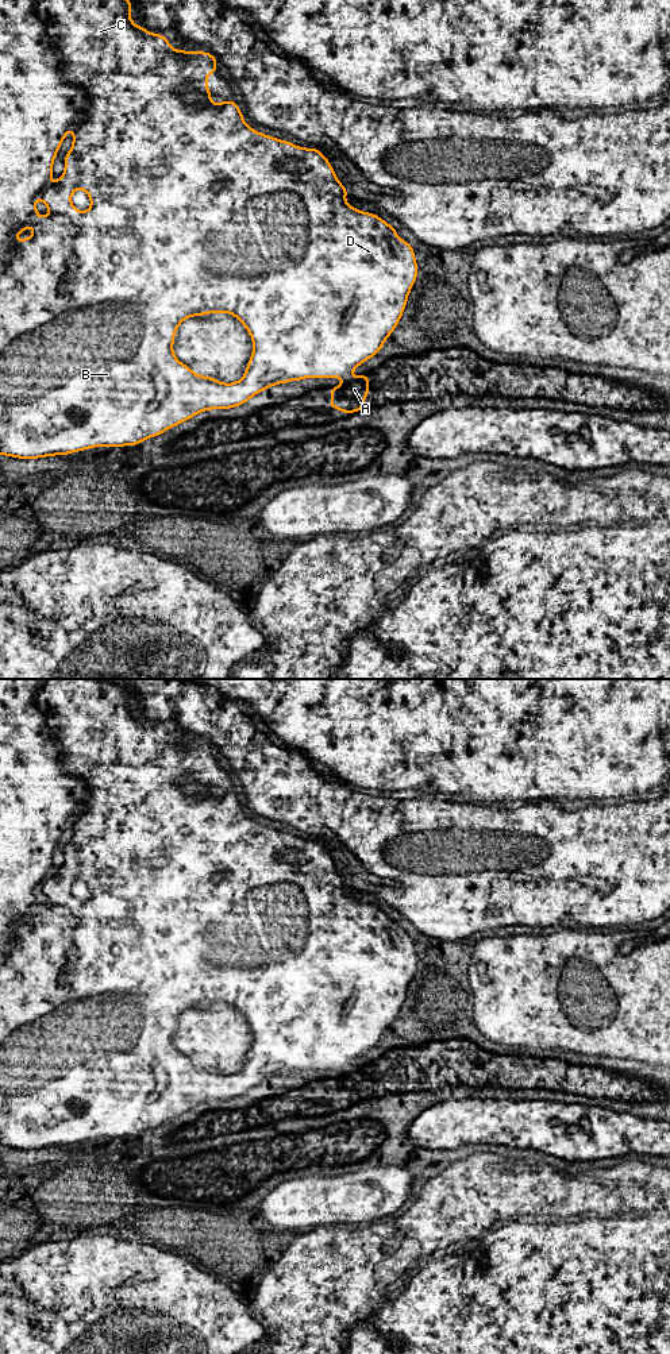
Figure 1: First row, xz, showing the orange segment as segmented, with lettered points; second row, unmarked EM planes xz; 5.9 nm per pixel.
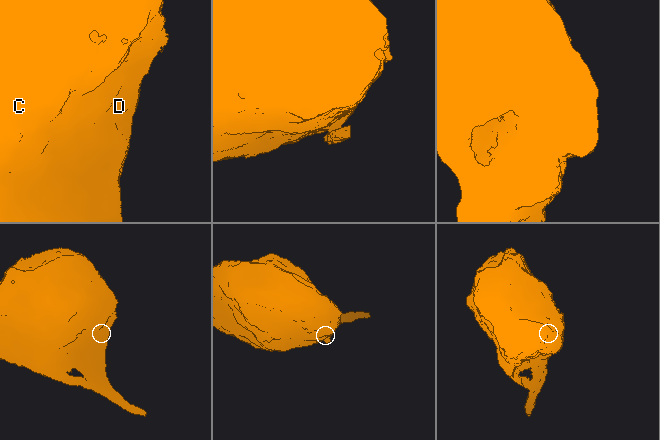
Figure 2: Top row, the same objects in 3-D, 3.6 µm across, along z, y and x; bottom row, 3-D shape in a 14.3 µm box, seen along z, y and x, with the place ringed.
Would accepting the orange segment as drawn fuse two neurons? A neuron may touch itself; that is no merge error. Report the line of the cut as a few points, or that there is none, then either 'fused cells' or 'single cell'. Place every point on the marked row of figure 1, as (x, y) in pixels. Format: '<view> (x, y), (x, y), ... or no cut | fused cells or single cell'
xz (350, 373), (343, 375) | fused cells

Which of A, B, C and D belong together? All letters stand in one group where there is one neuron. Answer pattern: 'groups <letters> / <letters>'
groups A / B C D

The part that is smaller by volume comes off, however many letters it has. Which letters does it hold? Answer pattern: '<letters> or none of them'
A

